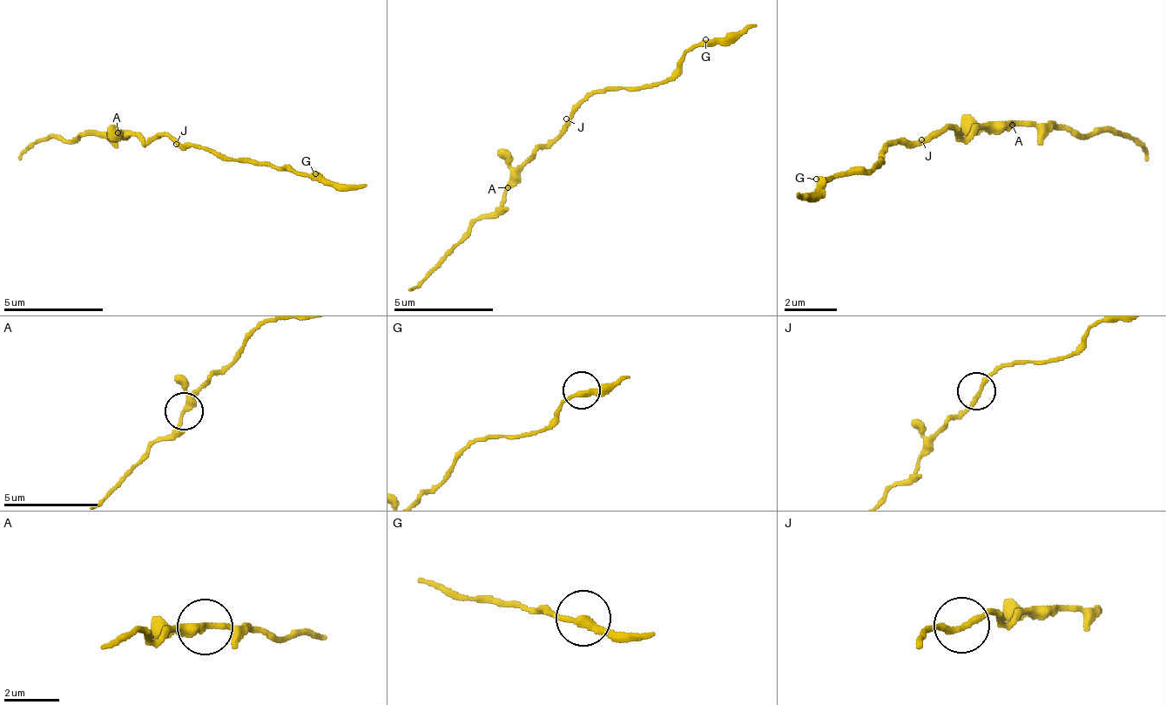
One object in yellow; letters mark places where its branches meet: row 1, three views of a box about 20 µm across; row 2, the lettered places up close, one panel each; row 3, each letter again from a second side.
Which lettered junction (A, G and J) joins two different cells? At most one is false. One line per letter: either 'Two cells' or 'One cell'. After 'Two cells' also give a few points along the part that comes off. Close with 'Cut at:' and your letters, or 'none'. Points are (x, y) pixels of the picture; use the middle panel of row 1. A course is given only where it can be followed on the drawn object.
A: One cell
G: One cell
J: One cell
Cut at: none

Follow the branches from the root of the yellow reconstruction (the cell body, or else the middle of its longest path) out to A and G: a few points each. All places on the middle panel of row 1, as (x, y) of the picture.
A: (566, 124), (531, 153), (531, 159), (522, 168), (522, 173), (506, 188)
G: (566, 124), (566, 118), (591, 94), (661, 84), (676, 69), (676, 64), (705, 39)

